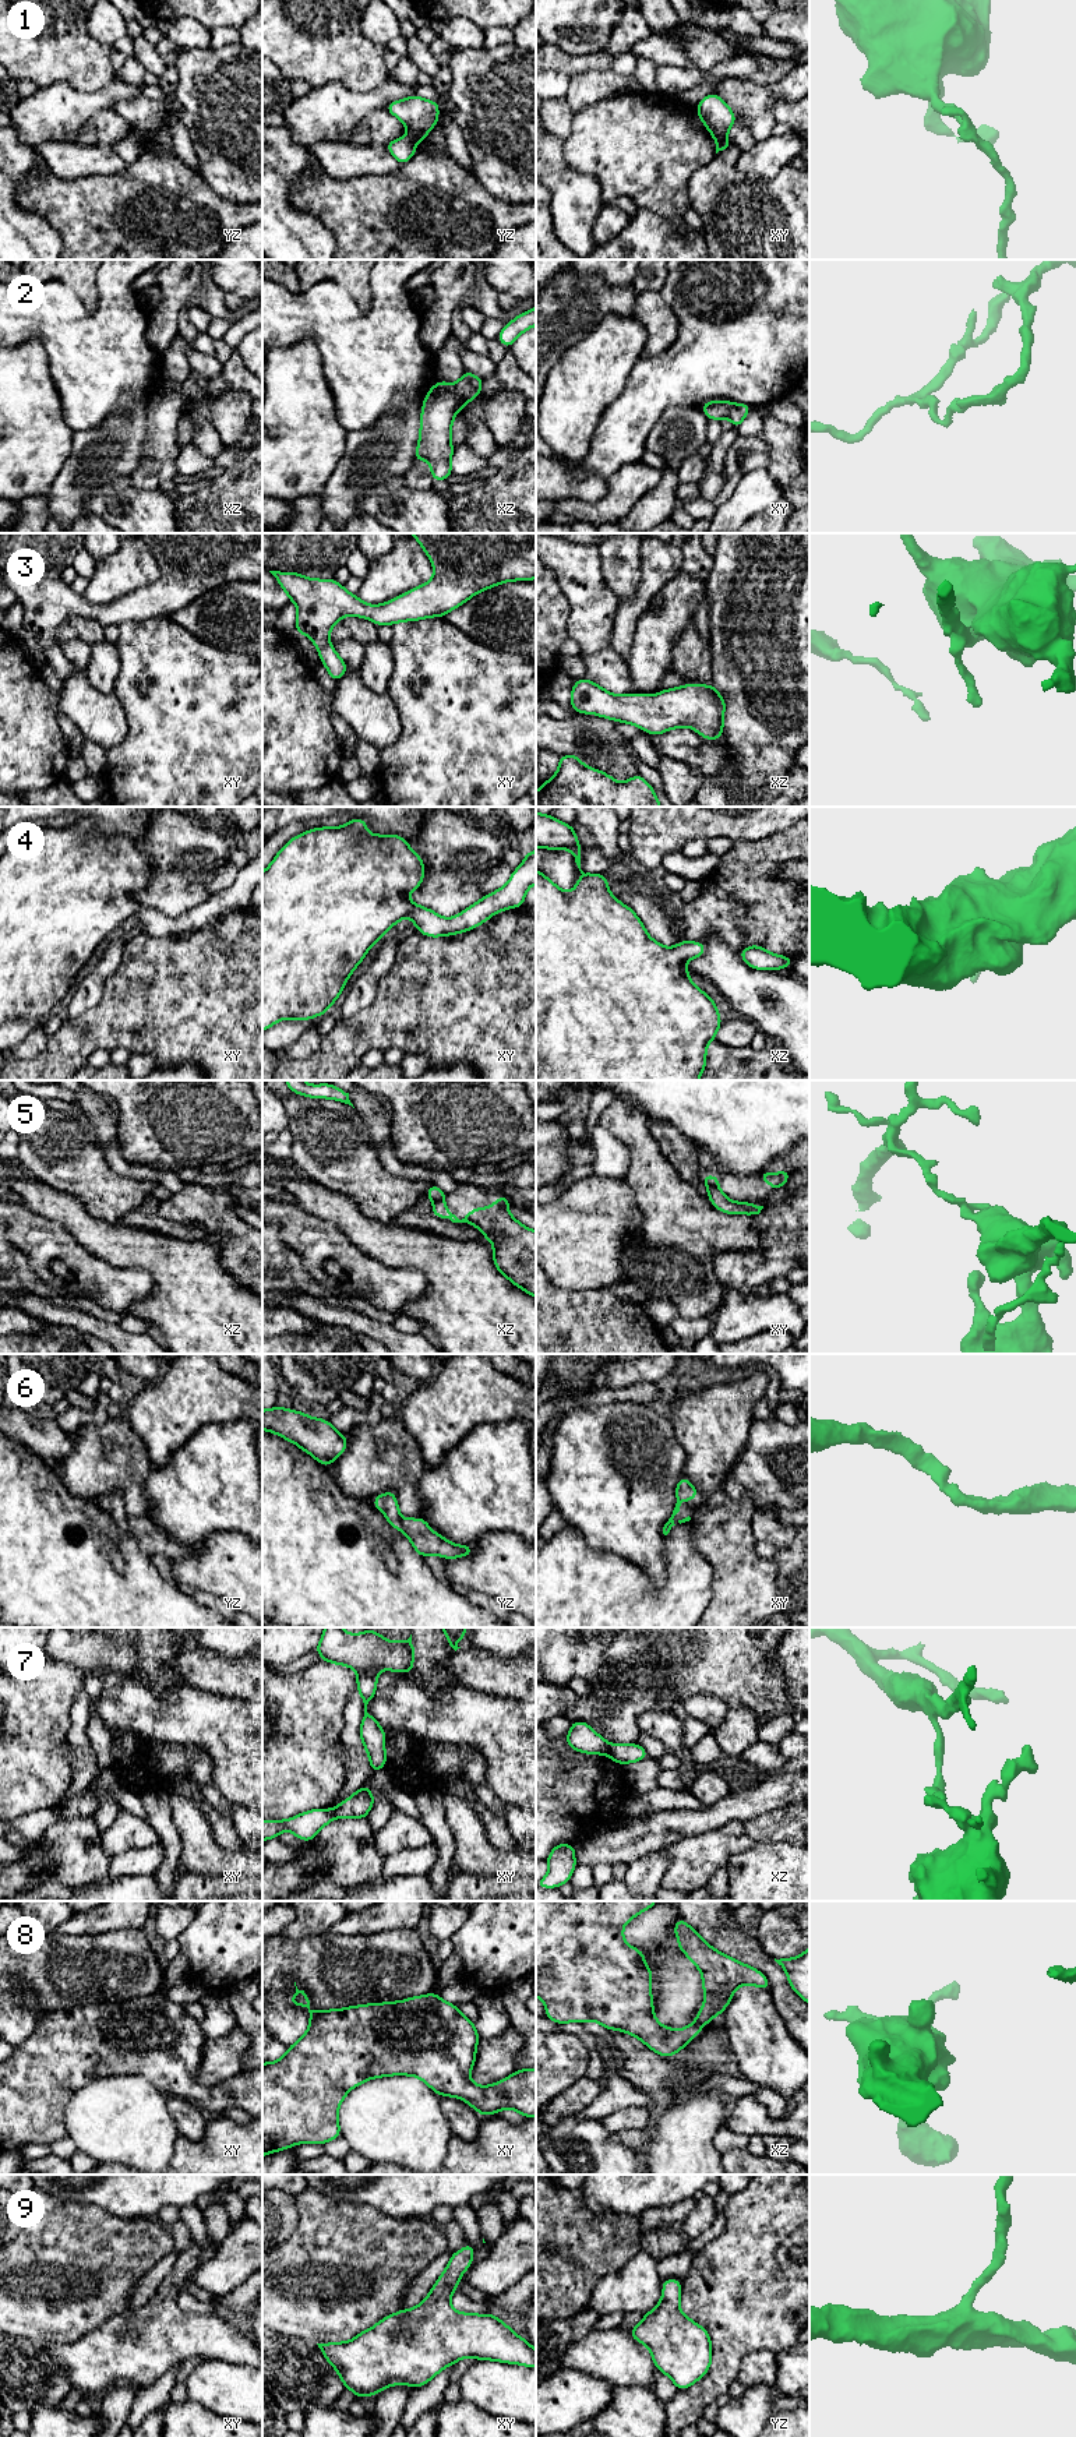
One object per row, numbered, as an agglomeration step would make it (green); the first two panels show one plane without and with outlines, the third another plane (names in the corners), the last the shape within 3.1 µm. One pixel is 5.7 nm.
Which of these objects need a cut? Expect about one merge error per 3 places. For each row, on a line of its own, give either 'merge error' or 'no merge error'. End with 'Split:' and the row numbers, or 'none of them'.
1: merge error
2: merge error
3: no merge error
4: no merge error
5: merge error
6: no merge error
7: merge error
8: no merge error
9: no merge error
Split: 1, 2, 5, 7

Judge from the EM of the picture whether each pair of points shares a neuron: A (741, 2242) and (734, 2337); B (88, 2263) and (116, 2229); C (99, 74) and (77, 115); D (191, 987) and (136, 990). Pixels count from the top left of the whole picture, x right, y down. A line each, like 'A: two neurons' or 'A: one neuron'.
A: one neuron
B: one neuron
C: two neurons
D: one neuron

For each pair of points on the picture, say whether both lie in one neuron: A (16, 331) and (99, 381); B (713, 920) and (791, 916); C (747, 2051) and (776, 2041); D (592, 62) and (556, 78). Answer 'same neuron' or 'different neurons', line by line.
A: same neuron
B: same neuron
C: same neuron
D: different neurons

